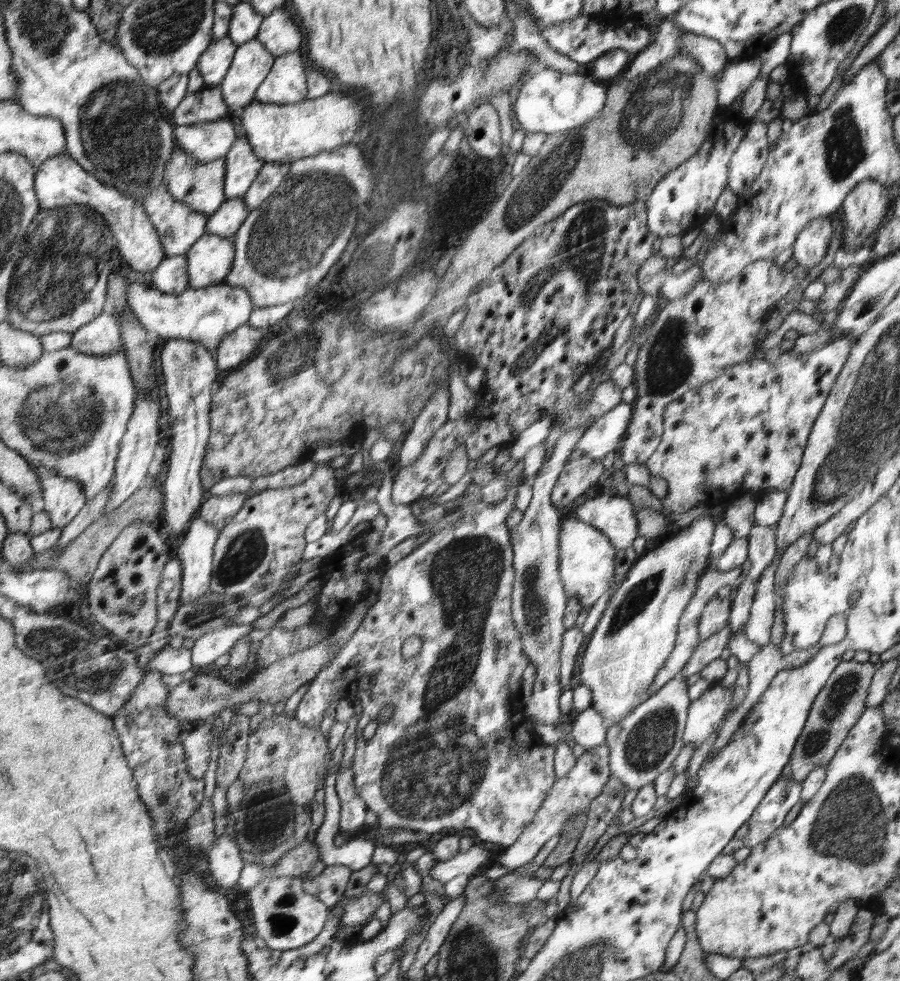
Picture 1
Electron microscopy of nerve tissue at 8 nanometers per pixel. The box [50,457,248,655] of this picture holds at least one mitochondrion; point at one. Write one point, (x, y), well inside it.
(130, 610)

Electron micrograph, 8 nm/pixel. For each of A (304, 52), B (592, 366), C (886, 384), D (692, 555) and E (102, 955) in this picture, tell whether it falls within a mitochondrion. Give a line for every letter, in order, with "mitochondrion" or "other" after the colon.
A: other
B: other
C: mitochondrion
D: mitochondrion
E: other

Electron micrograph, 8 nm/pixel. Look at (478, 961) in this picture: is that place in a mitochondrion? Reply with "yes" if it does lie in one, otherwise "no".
yes

